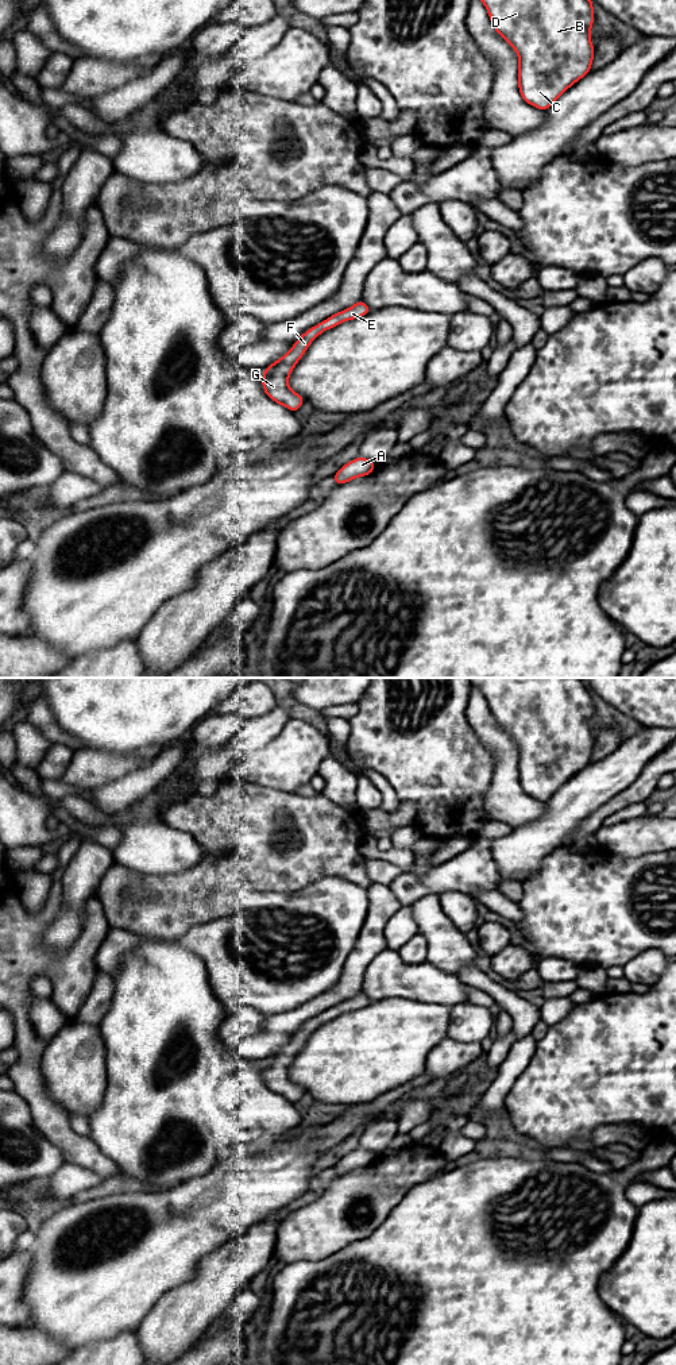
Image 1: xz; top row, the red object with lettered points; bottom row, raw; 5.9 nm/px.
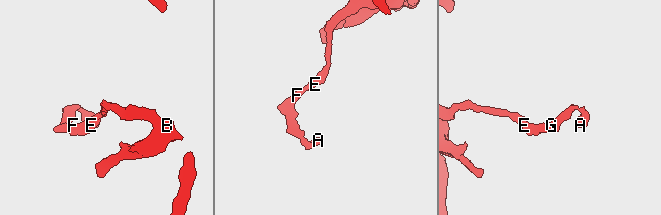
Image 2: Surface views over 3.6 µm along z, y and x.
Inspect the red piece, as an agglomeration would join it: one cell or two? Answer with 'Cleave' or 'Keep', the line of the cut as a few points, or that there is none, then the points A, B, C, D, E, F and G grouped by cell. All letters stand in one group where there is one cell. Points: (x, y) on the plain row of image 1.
Keep. No split. Groups: A B C D E F G

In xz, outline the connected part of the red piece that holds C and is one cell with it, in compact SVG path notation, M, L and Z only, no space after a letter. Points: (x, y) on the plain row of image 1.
M470 678L488 703L497 725L518 747L518 782L529 797L546 802L591 763L594 694L583 678Z

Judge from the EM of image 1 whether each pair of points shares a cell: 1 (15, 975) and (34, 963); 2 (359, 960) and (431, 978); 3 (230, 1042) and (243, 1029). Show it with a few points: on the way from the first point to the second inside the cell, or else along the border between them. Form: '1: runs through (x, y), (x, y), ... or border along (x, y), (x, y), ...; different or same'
1: runs through (19, 971), (30, 963); same
2: border along (386, 947), (367, 966), (360, 988); different
3: runs through (232, 1040), (240, 1032); same

